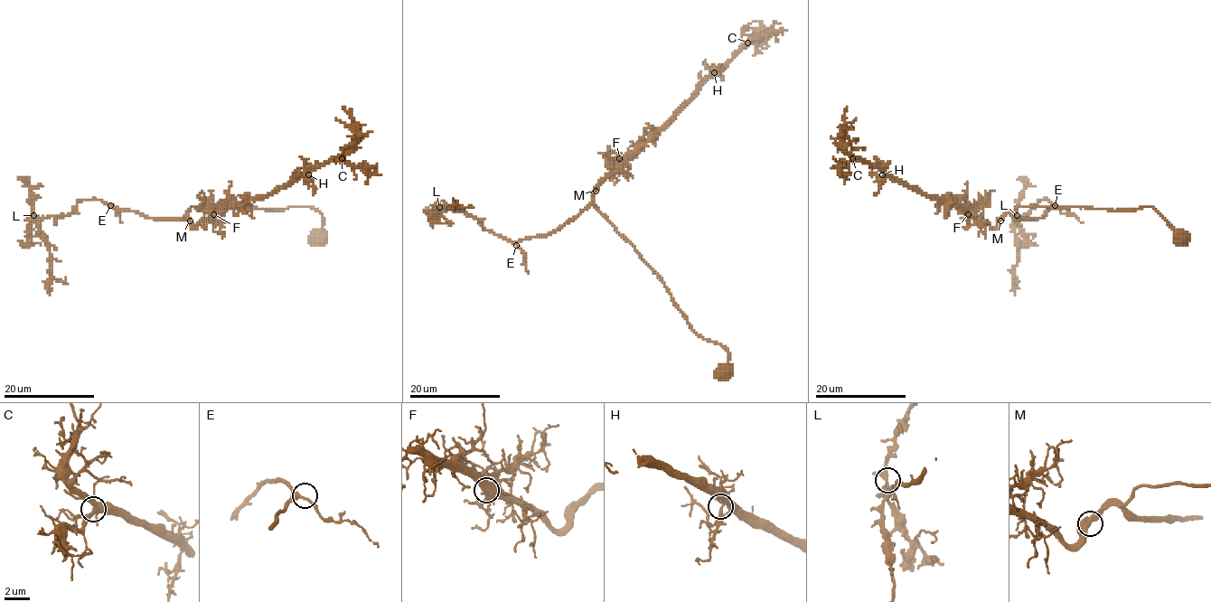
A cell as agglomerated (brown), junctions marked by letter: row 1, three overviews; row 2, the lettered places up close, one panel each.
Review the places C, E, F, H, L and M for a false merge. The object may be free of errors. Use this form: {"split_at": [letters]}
{"split_at": []}

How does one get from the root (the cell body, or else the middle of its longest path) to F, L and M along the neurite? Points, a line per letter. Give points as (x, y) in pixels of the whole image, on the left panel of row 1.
F: (317, 235), (323, 216), (311, 207), (267, 211), (198, 206), (189, 211), (187, 221), (195, 228), (213, 214)
L: (317, 235), (323, 216), (311, 207), (197, 206), (182, 217), (148, 219), (80, 201), (67, 215), (33, 215)
M: (317, 235), (323, 228), (323, 216), (311, 207), (267, 211), (251, 207), (198, 206), (189, 211), (190, 221)

